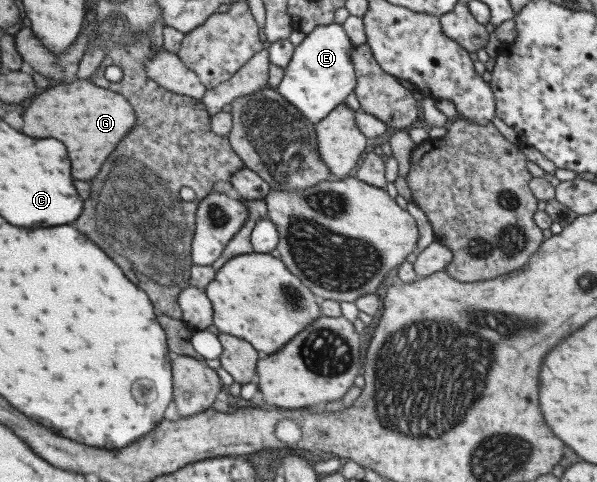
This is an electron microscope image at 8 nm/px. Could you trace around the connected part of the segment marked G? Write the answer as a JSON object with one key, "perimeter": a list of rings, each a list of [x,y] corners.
{"perimeter":[[[76,78],[35,96],[23,112],[21,132],[31,138],[55,138],[63,142],[71,162],[71,178],[87,180],[97,174],[107,154],[134,128],[135,115],[121,94],[93,86],[90,80]]]}

